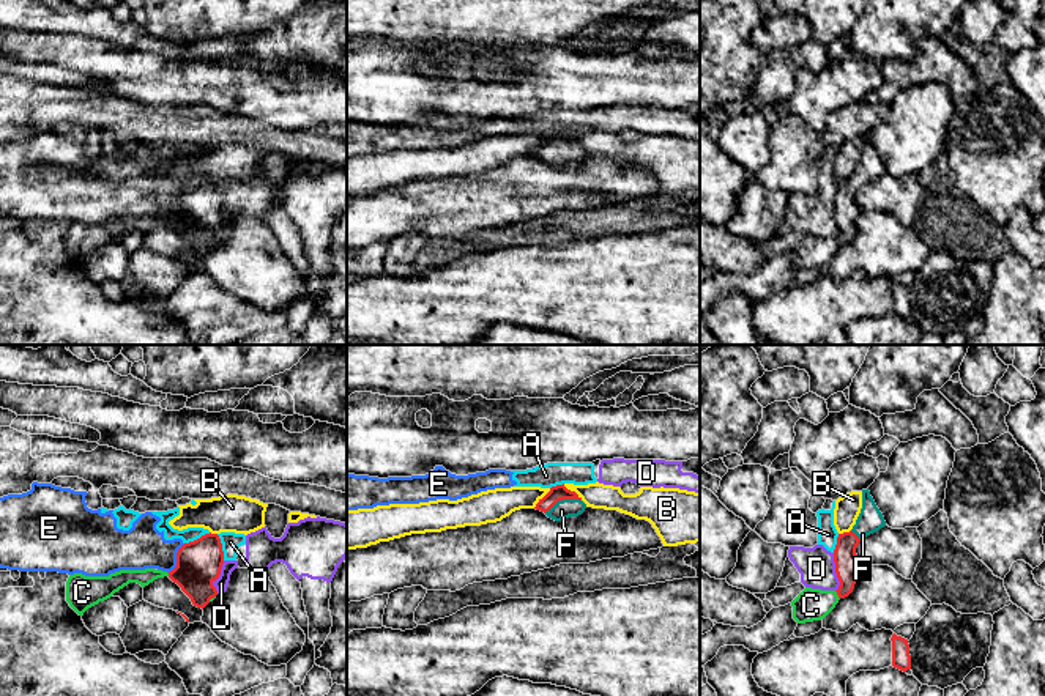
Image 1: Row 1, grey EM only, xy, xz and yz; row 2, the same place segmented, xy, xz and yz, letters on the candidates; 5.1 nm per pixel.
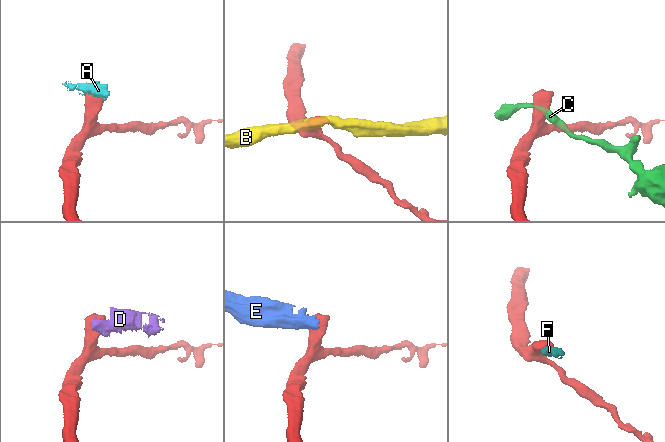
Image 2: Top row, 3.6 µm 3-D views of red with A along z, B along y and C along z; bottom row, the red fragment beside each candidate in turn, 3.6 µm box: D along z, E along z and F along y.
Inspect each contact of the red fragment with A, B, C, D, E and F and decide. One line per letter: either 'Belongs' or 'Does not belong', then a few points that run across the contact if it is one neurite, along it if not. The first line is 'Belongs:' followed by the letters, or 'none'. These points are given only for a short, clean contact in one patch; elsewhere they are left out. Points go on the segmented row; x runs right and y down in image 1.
Belongs: F
A: Does not belong. Line: xy (216, 534), (224, 559)
B: Does not belong. Line: xz (563, 484), (582, 499)
C: Does not belong. Line: yz (834, 591), (839, 599)
D: Does not belong. Line: yz (833, 553), (839, 581), (836, 591)
E: Does not belong. Line: xy (185, 544), (177, 553), (177, 564), (167, 572)
F: Belongs. Line: xz (557, 493), (561, 499), (563, 509)

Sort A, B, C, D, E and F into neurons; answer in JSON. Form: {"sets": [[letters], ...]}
{"sets": [["A", "D", "E"], ["B"], ["C"], ["F"]]}

